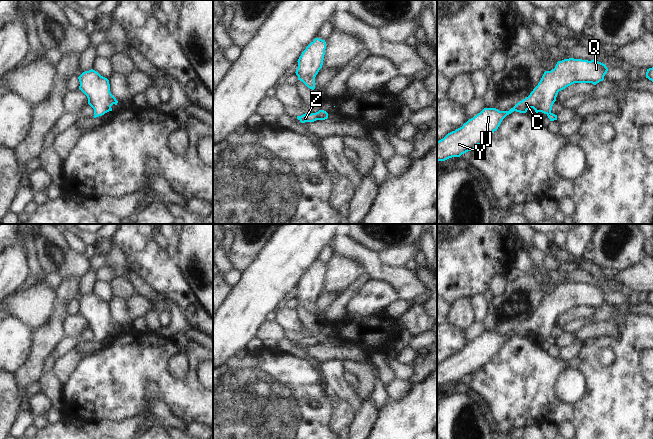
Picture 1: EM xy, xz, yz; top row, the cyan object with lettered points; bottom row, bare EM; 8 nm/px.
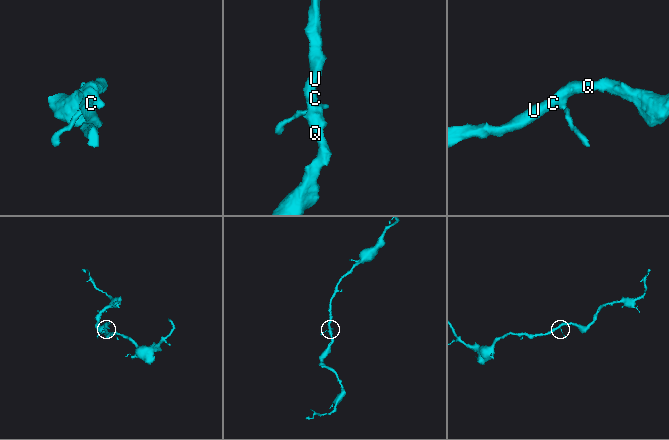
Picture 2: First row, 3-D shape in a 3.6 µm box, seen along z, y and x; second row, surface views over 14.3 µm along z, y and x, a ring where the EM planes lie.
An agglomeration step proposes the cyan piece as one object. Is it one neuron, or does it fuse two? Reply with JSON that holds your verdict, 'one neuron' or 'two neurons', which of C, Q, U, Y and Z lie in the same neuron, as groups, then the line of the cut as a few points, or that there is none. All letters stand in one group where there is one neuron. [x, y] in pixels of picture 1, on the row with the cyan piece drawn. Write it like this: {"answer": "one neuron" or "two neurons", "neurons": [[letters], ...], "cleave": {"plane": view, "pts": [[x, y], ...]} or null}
{"answer": "one neuron", "neurons": [["C", "Q", "U", "Y", "Z"]], "cleave": null}

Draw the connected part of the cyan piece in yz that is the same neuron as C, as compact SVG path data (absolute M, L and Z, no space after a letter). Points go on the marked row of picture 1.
M574 58L558 61L554 69L544 72L540 82L530 95L509 111L484 108L462 127L437 141L437 161L460 157L468 151L473 151L498 129L507 115L514 111L526 113L528 109L533 108L536 113L546 114L550 121L557 120L557 115L553 114L551 110L559 91L574 83L596 85L604 80L607 71L606 65L598 62L595 58L591 61Z

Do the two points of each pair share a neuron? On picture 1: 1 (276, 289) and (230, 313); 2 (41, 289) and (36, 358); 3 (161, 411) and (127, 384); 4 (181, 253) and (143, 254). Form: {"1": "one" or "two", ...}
{"1": "one", "2": "two", "3": "two", "4": "two"}

